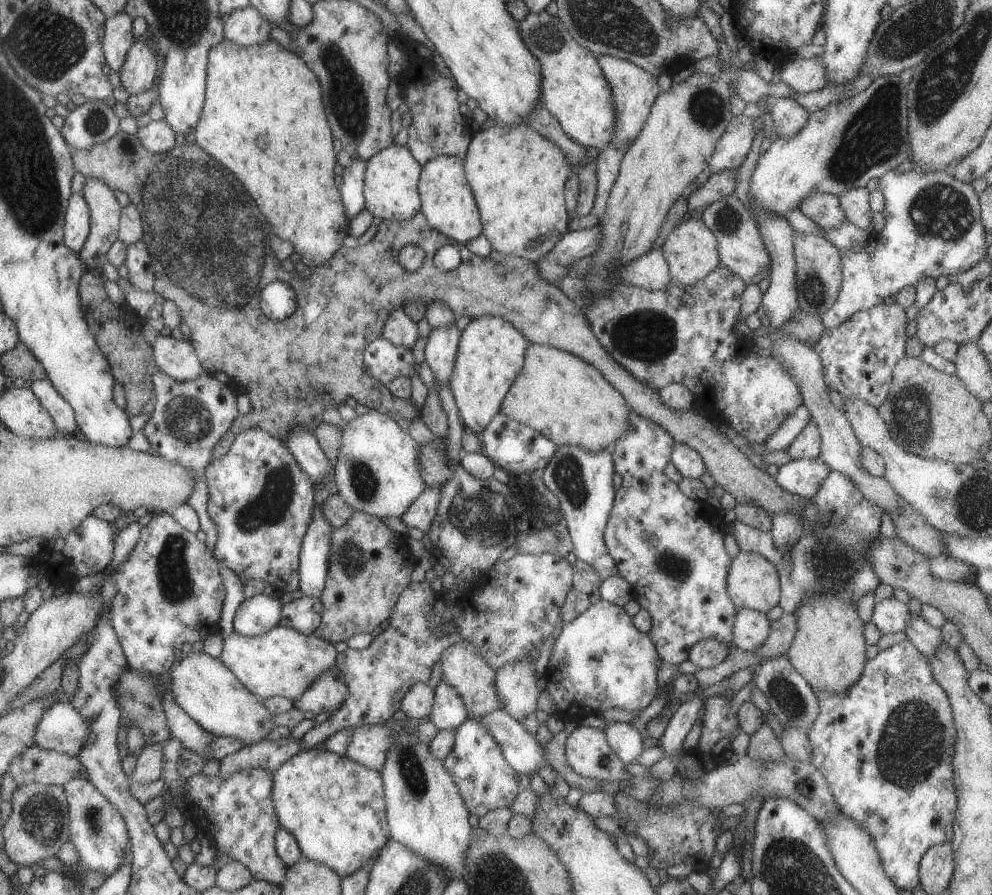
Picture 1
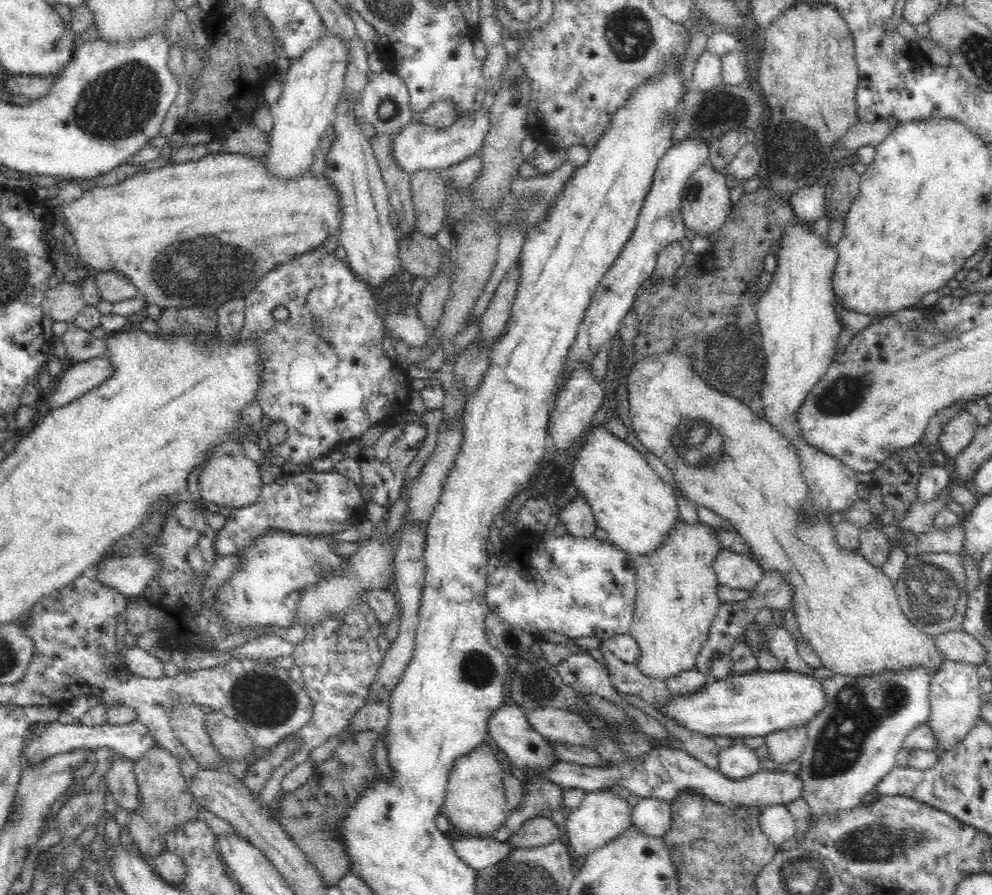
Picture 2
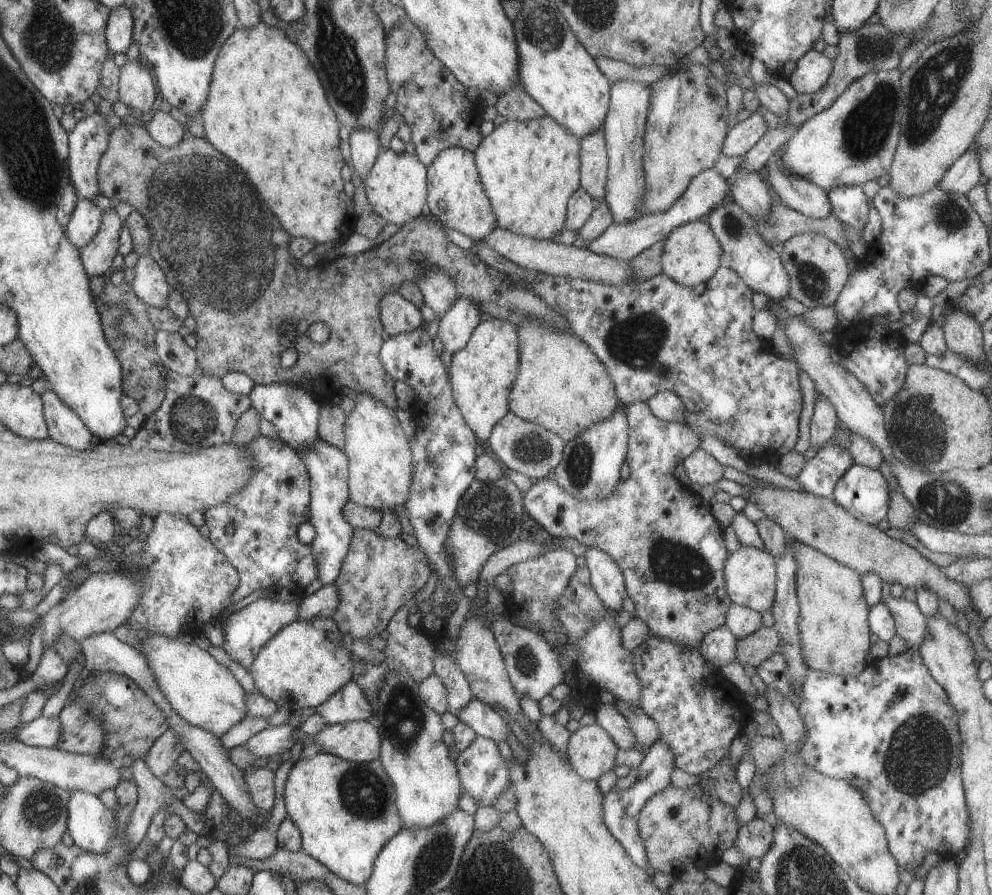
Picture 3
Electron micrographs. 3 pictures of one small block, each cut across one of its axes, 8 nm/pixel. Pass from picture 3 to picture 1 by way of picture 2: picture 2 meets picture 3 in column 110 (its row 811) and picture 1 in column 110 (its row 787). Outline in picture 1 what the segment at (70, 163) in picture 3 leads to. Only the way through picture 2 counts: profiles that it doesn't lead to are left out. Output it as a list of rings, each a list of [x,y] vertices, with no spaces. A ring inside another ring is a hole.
[[[89,99],[65,116],[61,136],[73,150],[89,150],[105,142],[120,128],[119,119],[111,109],[111,102]]]

